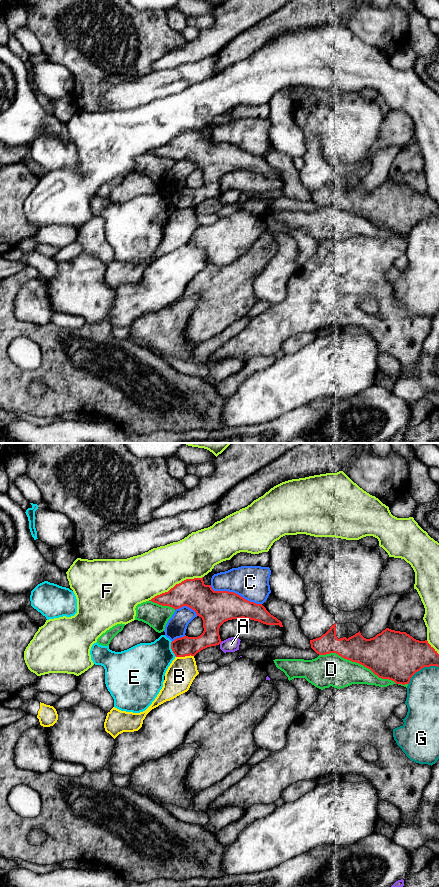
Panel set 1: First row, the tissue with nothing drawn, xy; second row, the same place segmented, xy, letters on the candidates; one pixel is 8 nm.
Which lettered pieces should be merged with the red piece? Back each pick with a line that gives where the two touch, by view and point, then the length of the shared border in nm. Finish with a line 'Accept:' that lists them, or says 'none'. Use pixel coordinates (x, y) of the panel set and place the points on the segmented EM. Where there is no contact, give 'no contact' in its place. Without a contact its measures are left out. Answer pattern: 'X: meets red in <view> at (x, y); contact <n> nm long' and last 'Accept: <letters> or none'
Accept: none

